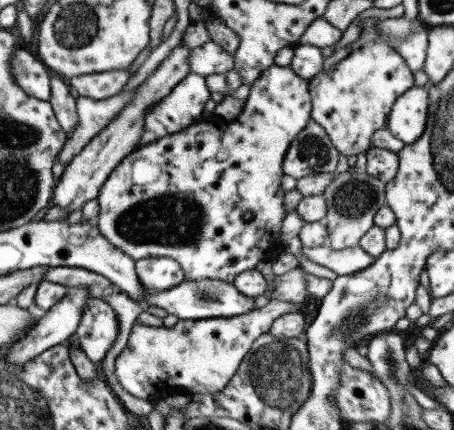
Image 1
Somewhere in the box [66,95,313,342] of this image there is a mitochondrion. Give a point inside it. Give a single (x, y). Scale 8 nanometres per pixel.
(157, 220)

